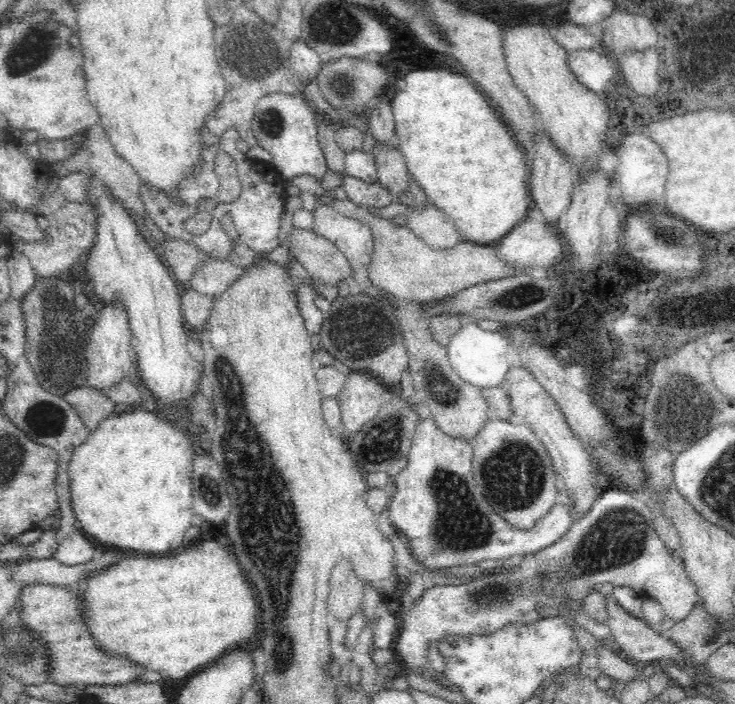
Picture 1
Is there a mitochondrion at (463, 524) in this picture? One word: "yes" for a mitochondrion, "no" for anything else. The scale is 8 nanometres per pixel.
yes

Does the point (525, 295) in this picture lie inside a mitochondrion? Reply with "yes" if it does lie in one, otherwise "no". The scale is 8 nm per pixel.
yes

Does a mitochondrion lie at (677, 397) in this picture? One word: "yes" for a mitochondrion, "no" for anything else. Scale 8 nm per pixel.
yes

